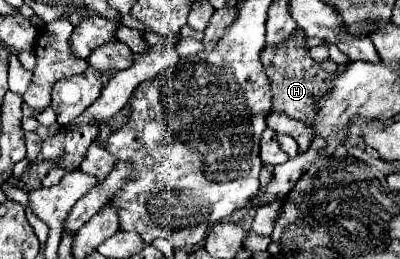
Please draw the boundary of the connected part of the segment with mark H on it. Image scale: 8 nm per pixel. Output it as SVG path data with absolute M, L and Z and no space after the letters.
M298 28L294 36L280 44L280 46L266 46L262 50L262 64L264 72L272 84L272 112L276 114L286 114L294 120L300 120L308 124L314 118L314 104L326 96L326 92L332 90L334 80L336 80L336 64L332 60L328 62L314 62L308 46L306 46L306 34Z

